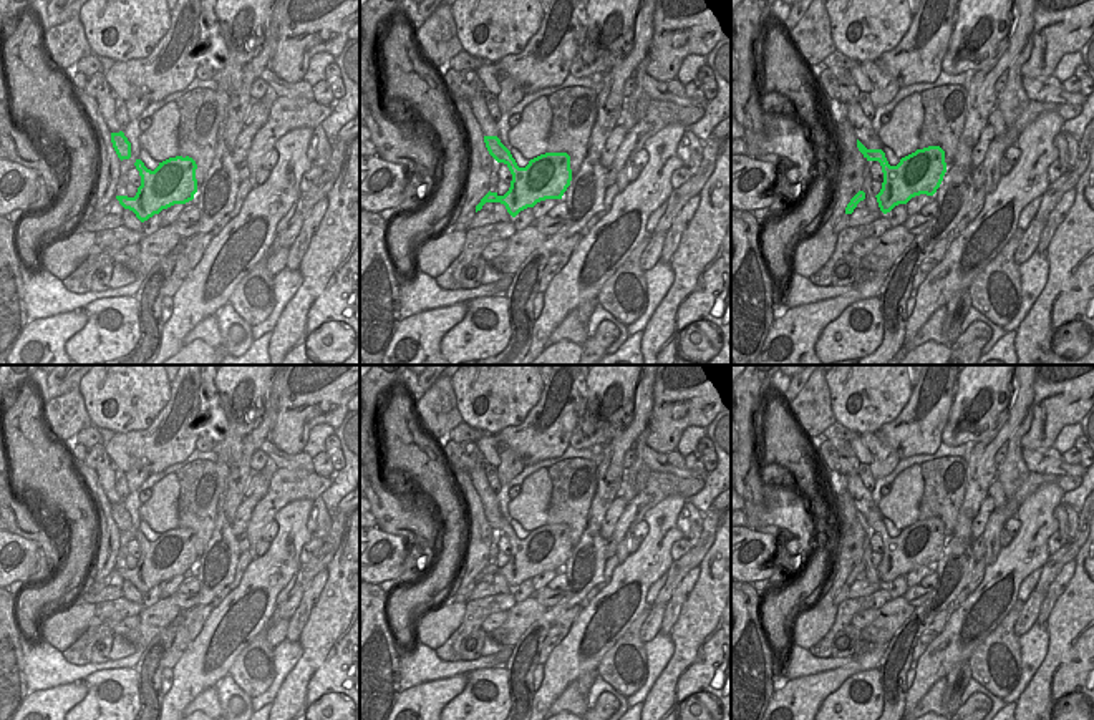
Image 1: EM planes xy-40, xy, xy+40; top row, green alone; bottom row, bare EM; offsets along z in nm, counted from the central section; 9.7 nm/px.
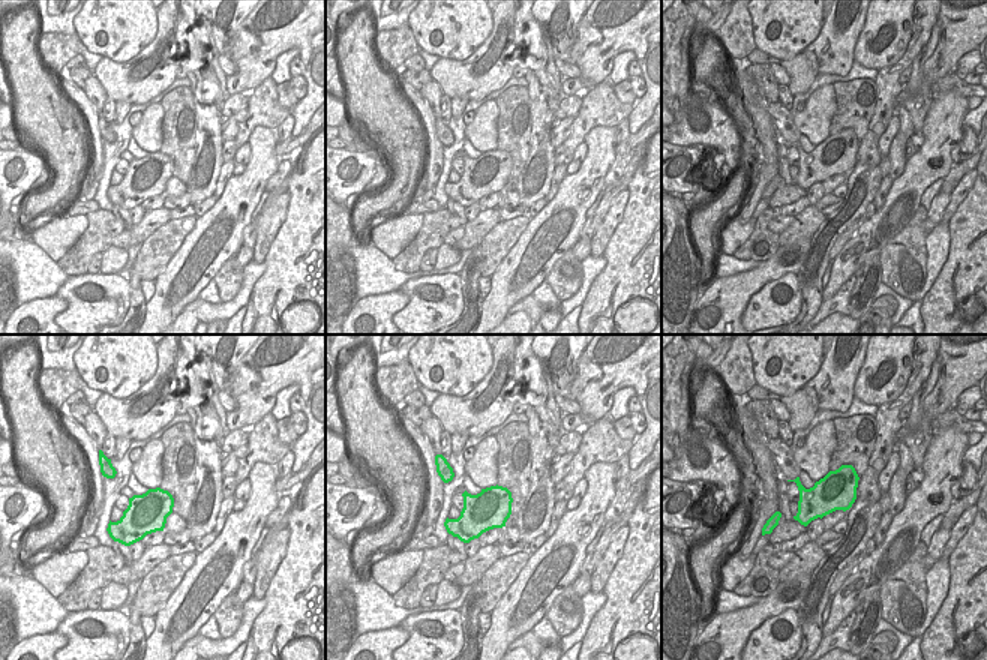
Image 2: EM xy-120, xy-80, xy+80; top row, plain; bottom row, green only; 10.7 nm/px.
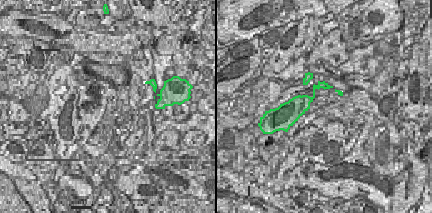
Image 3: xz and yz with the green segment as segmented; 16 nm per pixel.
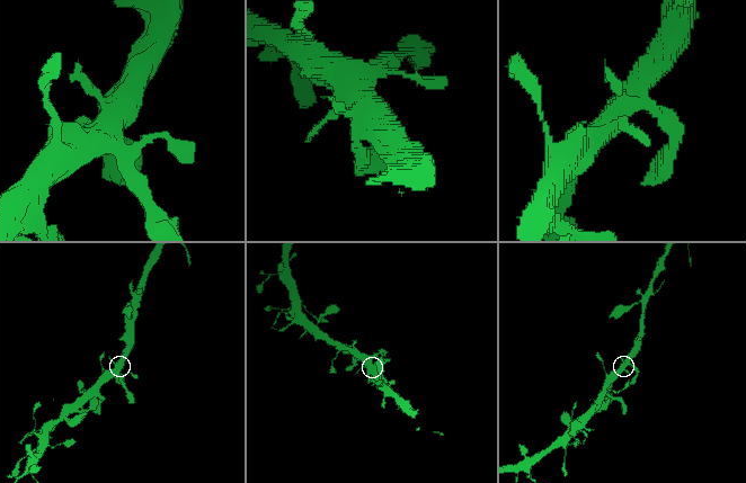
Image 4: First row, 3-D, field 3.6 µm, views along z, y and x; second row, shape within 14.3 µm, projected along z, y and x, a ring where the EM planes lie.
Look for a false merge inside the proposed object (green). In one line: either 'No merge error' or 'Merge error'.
No merge error

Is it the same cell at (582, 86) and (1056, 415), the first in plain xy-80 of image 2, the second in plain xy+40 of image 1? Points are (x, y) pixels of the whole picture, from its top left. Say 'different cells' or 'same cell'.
same cell

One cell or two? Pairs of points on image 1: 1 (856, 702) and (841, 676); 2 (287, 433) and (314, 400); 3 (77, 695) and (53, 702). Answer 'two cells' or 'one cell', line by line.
1: two cells
2: one cell
3: one cell

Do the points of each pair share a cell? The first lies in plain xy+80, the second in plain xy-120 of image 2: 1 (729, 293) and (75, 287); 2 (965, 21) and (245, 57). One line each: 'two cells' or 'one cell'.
1: two cells
2: one cell

